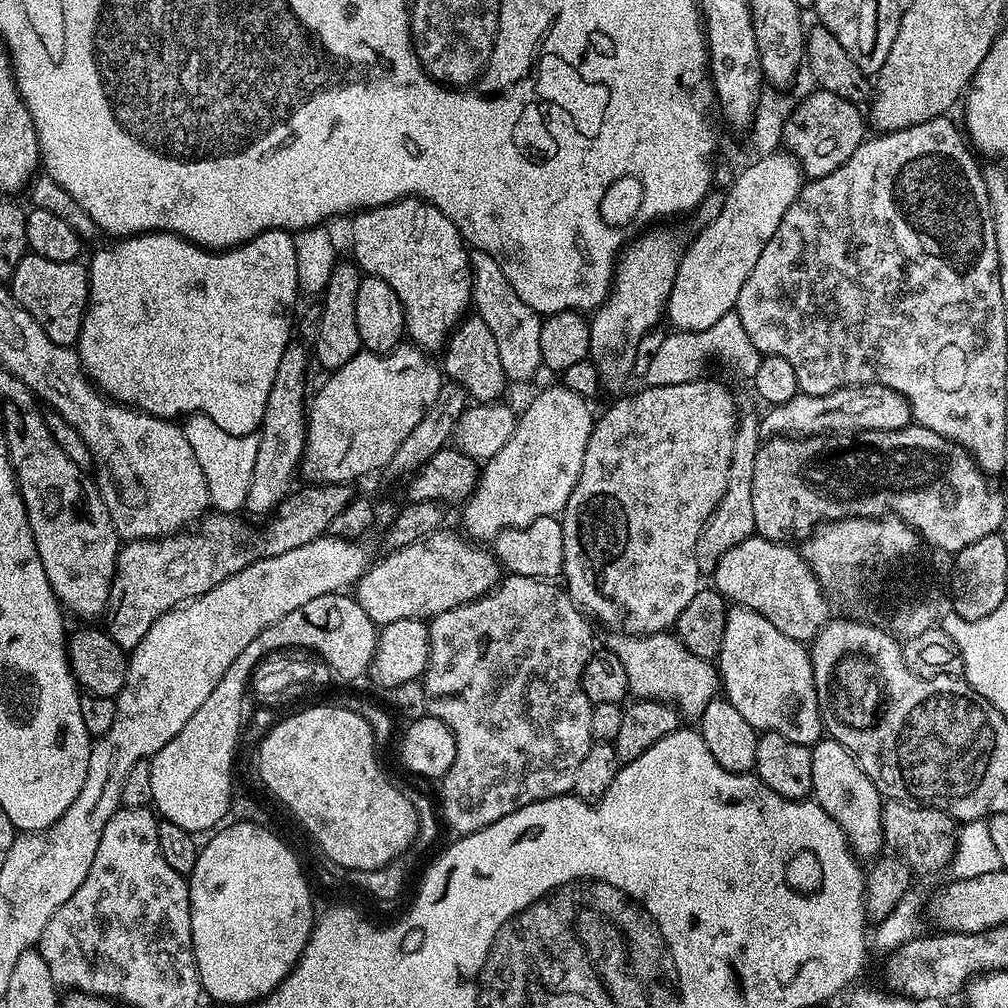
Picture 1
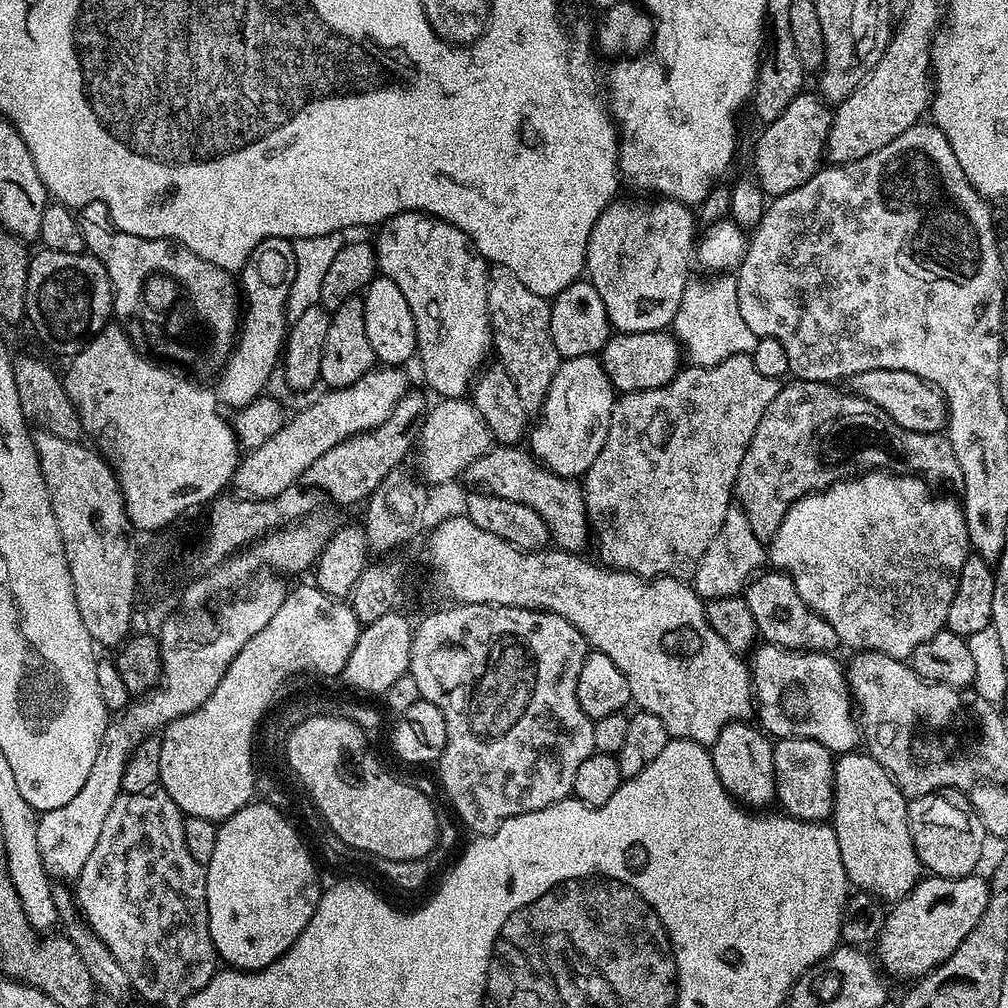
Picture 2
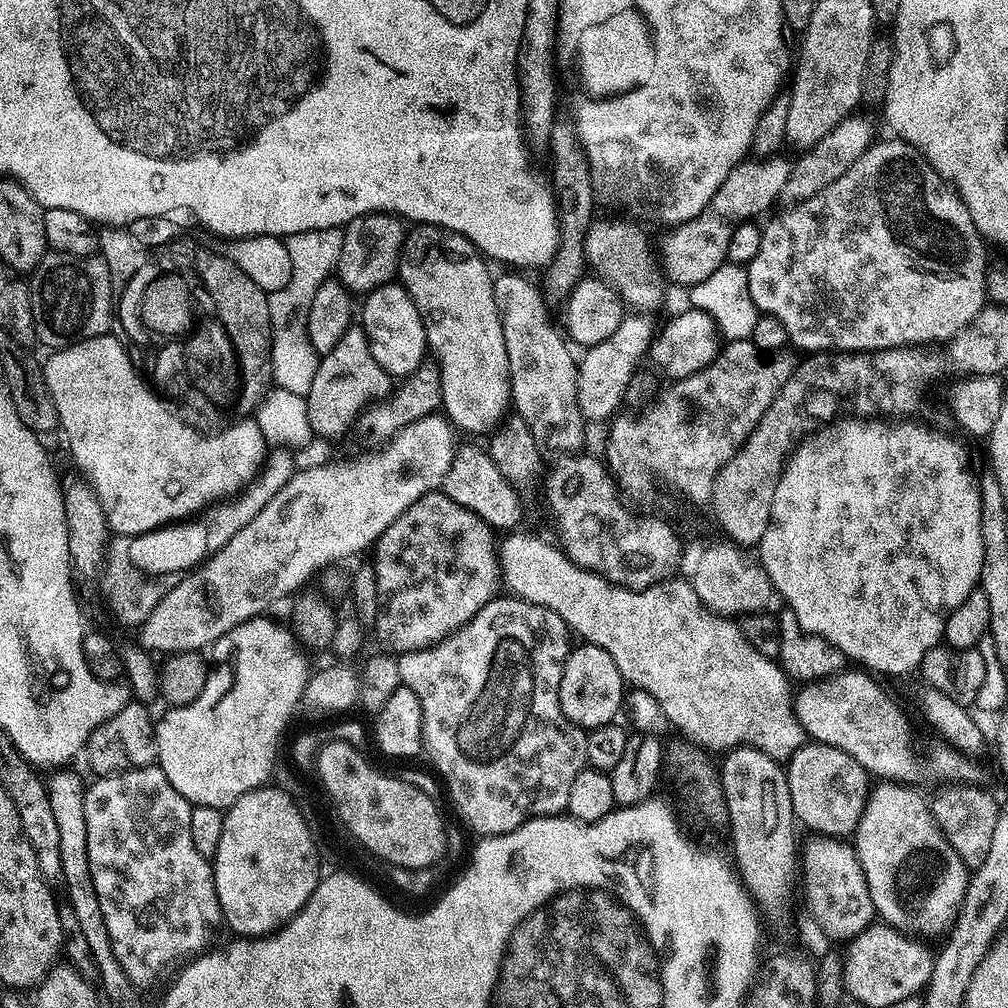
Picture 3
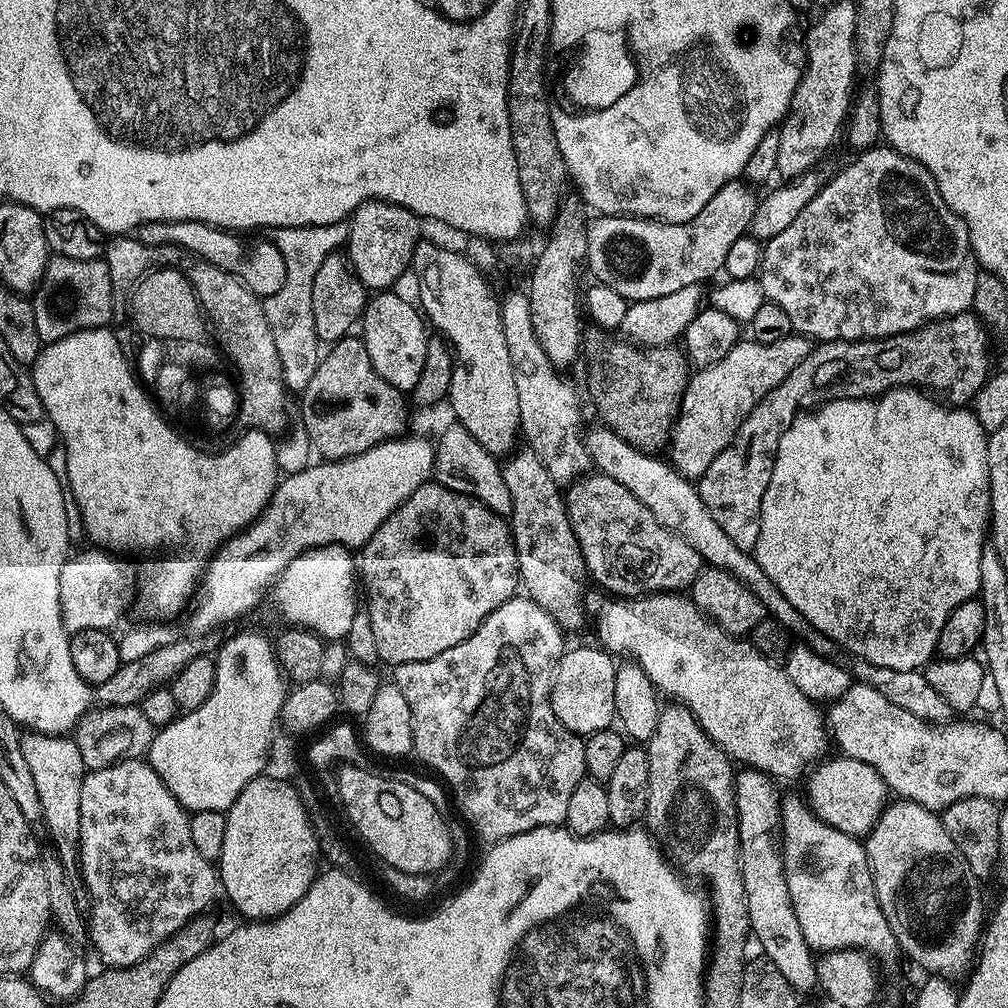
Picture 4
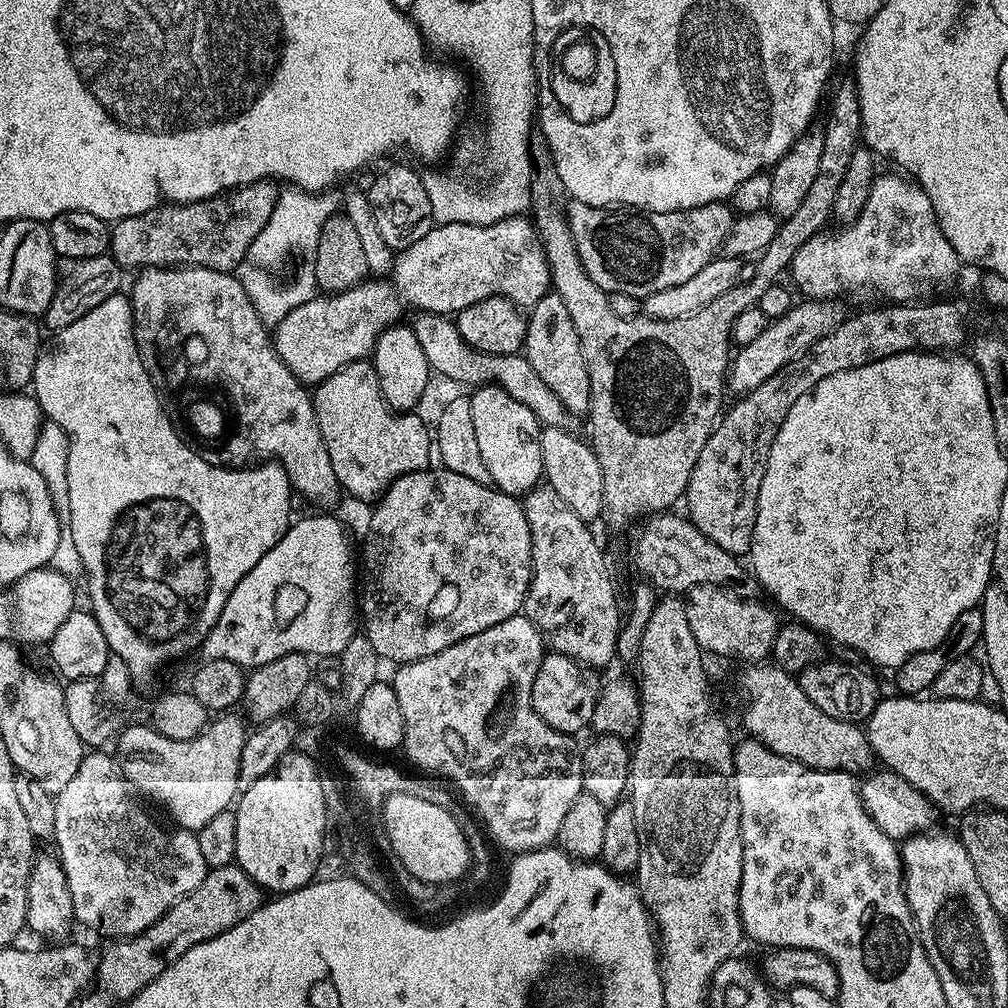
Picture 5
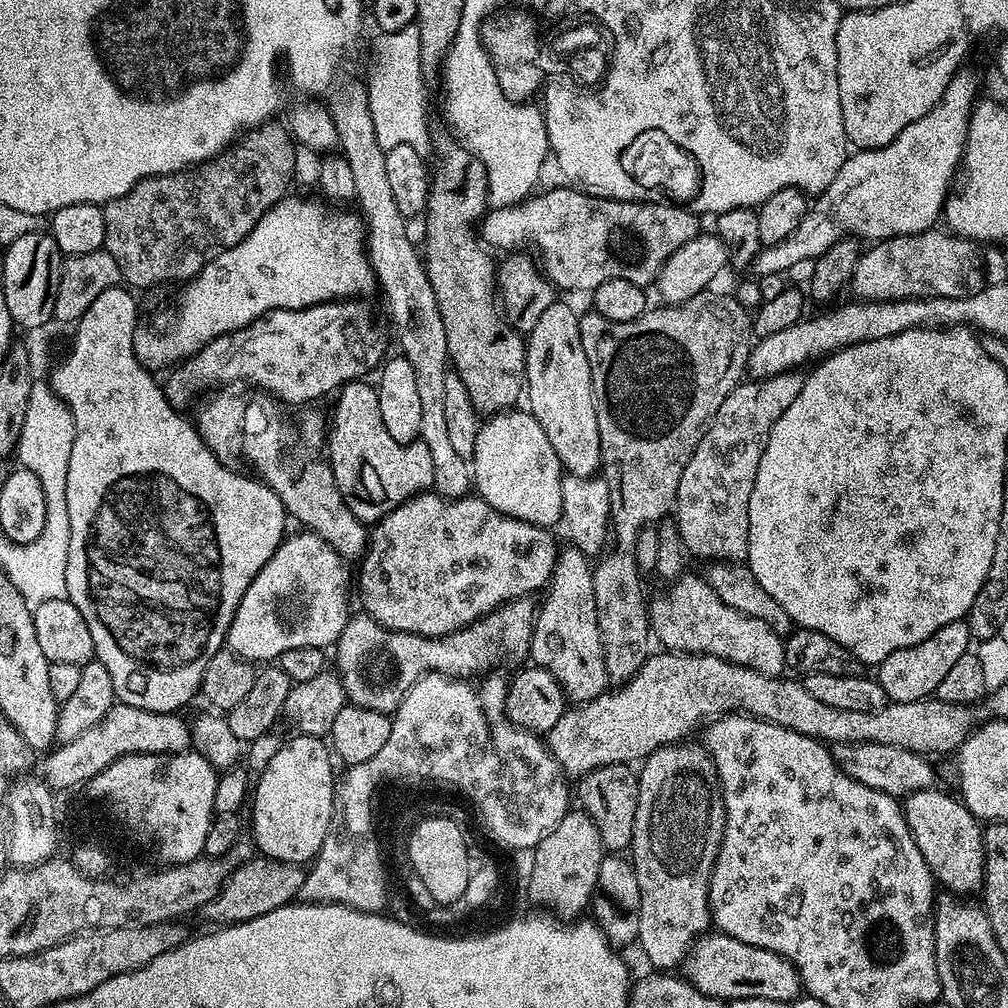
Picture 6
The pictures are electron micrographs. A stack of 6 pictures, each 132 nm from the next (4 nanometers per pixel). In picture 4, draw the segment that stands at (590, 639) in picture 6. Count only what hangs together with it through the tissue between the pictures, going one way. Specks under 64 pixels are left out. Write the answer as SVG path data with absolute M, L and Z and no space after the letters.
M524 450L515 456L513 455L507 461L509 464L503 465L503 470L506 486L510 486L510 502L512 503L510 527L512 538L516 542L523 591L528 599L533 600L542 610L550 613L561 629L580 628L584 624L584 588L580 583L586 580L586 569L582 550L578 546L578 538L574 534L568 517L568 506L562 495L561 485L556 484L554 478L550 478L546 466L542 466L540 459L530 450Z

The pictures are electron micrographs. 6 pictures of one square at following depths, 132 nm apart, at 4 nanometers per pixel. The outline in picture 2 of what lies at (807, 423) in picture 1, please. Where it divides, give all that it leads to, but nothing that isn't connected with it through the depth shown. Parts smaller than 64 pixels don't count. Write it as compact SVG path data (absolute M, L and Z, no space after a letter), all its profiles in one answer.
M866 370L851 377L850 388L857 396L874 402L874 406L882 409L895 422L897 429L936 432L947 425L948 406L944 402L943 392L918 378L918 374L910 374L906 370Z

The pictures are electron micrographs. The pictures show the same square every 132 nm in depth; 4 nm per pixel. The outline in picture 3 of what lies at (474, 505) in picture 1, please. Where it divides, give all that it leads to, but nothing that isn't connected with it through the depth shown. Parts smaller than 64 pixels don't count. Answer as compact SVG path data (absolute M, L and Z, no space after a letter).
M628 314L625 315L623 322L606 338L606 342L598 342L593 348L587 349L578 360L576 369L576 393L578 394L578 406L580 413L584 416L585 421L604 420L617 415L620 403L624 400L624 395L628 392L628 383L632 380L632 375L636 372L636 363L640 358L649 351L650 343L654 338L654 327L652 328L653 317L648 314Z

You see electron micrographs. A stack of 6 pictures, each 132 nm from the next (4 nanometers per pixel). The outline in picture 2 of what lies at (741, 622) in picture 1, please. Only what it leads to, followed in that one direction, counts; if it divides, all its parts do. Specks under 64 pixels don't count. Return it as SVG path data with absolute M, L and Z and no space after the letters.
M761 643L750 656L754 712L757 717L760 715L759 727L776 738L808 738L826 746L833 754L853 751L861 743L862 733L854 715L854 697L848 687L845 665L839 664L836 658L827 652L796 652L793 648Z

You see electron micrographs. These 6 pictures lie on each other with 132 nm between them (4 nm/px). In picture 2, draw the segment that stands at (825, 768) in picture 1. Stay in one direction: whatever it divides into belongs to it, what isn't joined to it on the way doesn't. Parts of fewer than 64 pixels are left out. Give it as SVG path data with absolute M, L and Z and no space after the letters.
M853 750L851 752L845 752L837 755L834 760L836 769L834 770L834 802L832 803L832 814L830 817L830 823L834 834L838 838L838 854L842 854L842 866L846 870L848 875L849 885L853 889L869 892L871 896L879 896L881 901L884 902L895 902L901 900L905 894L910 892L917 882L922 878L922 865L918 854L914 850L914 842L910 838L910 826L908 825L908 800L906 799L903 792L900 791L900 787L892 781L892 775L888 773L882 765L868 755L867 751L864 750Z

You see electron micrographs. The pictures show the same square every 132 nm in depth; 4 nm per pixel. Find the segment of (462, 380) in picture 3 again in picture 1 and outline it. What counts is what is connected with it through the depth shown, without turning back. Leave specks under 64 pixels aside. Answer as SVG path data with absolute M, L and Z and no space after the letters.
M419 198L365 208L351 220L352 252L361 273L381 276L398 294L411 343L425 353L439 353L472 304L472 266L464 237L446 214Z

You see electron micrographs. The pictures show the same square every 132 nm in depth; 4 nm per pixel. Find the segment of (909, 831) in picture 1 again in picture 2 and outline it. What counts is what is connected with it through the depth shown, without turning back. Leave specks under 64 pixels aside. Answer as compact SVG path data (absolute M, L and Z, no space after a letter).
M942 788L925 796L908 800L908 825L914 850L921 865L931 875L942 878L962 878L977 871L984 856L986 831L982 820L973 811L969 797L958 788Z

